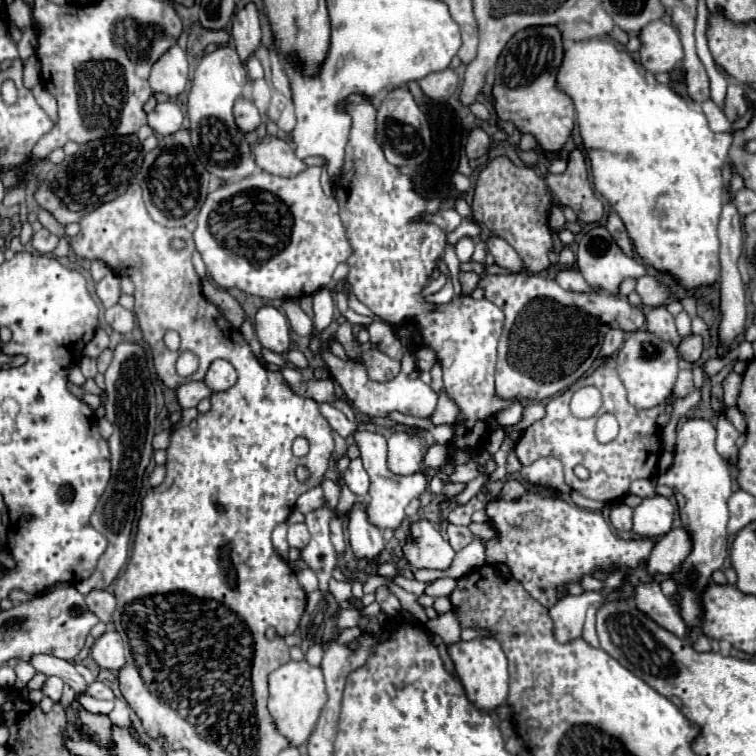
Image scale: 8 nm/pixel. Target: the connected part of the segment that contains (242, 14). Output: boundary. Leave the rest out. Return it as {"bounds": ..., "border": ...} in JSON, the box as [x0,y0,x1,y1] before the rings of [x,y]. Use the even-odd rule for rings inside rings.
{"bounds":[231,3,261,63],"border":[[[249,3],[243,11],[239,11],[233,17],[233,31],[231,37],[235,41],[235,49],[239,53],[239,59],[243,63],[249,61],[249,57],[255,53],[255,49],[261,43],[261,25],[259,25],[259,13],[253,3]]]}

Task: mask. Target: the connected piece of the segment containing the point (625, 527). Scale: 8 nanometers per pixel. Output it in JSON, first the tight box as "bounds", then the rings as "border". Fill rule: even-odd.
{"bounds":[611,503,633,531],"border":[[[619,503],[615,509],[611,509],[611,523],[617,531],[631,531],[633,523],[633,509],[625,503]]]}

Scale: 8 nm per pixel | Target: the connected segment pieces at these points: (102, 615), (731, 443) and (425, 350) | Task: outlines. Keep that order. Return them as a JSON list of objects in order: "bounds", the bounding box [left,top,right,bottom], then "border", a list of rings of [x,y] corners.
[{"bounds":[87,589,115,623],"border":[[[103,589],[103,591],[89,591],[87,597],[87,607],[105,623],[111,621],[113,617],[113,611],[115,611],[115,597],[111,591]]]},{"bounds":[717,409,739,465],"border":[[[725,409],[719,411],[719,421],[717,421],[717,453],[729,463],[737,465],[737,441],[739,431],[735,425],[725,417]]]},{"bounds":[417,347,437,371],"border":[[[419,347],[417,349],[417,365],[421,371],[431,371],[431,368],[437,362],[435,351],[431,351],[431,347]]]}]

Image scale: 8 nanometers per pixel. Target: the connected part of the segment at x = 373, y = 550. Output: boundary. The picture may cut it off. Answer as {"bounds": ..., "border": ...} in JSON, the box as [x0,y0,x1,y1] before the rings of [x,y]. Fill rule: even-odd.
{"bounds":[347,503,385,561],"border":[[[355,503],[349,509],[347,531],[349,531],[351,549],[359,559],[365,557],[369,561],[375,561],[379,557],[385,541],[381,537],[381,529],[377,529],[373,523],[369,523],[365,503]]]}

